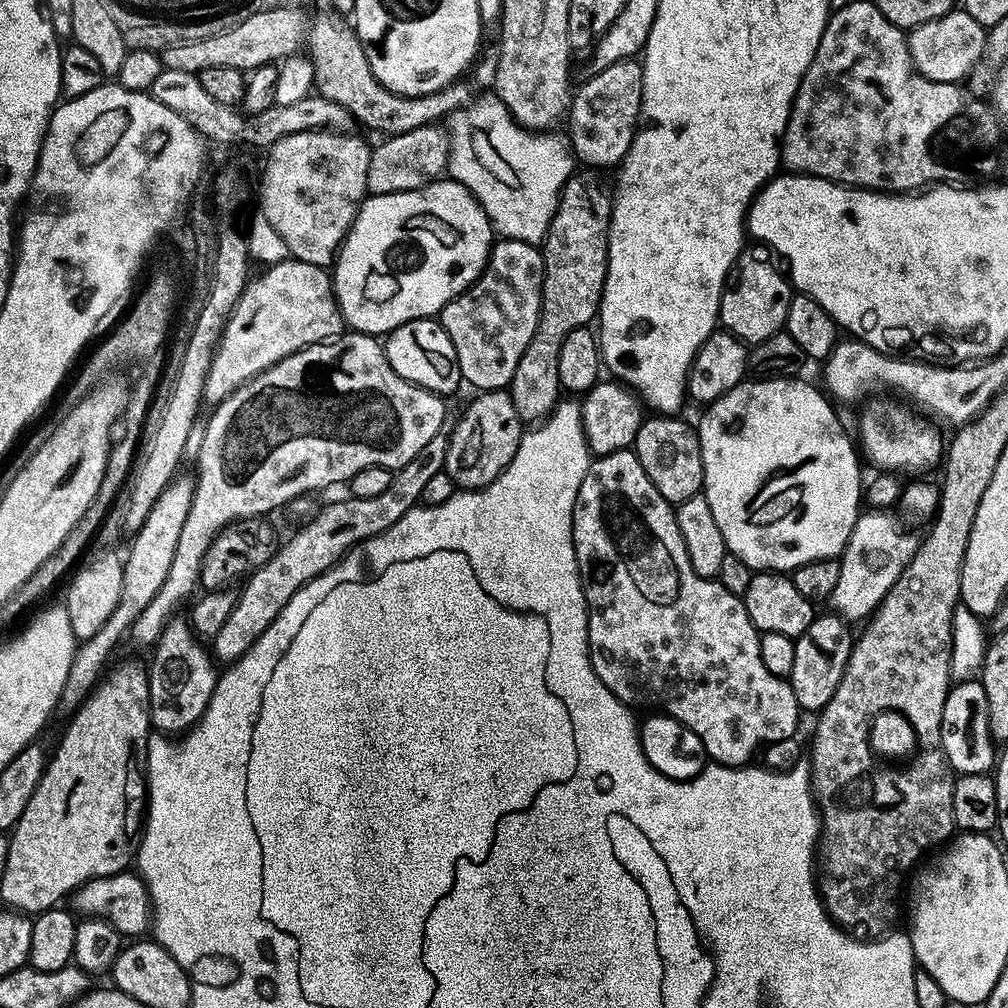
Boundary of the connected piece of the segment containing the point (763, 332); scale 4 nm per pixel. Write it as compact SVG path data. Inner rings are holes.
M742 258L728 276L728 285L722 294L720 324L723 331L744 342L757 346L785 331L790 318L794 289L783 271L771 268L764 260Z

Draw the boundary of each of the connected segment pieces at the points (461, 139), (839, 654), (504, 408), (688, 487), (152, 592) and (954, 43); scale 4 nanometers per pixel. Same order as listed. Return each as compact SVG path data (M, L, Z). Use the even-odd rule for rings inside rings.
M498 98L491 99L477 99L468 109L450 117L451 167L460 171L459 183L467 185L491 206L490 214L494 219L495 231L503 239L539 245L548 235L562 197L572 184L570 182L576 172L578 156L567 139L564 141L562 137L556 136L560 134L541 134L524 128L505 104Z
M837 614L827 615L817 615L816 621L810 626L810 630L806 630L806 634L802 634L795 641L794 674L790 677L790 683L794 690L794 698L798 698L801 709L805 713L814 712L814 714L820 714L826 706L830 706L834 694L838 694L838 686L842 686L842 678L846 678L846 666L850 666L852 645L854 643L854 632L853 636L851 632L853 629L843 617Z
M511 391L486 392L464 412L456 429L448 436L448 453L444 471L455 482L457 489L478 492L489 488L514 462L526 435L526 425L514 407Z
M656 416L647 419L636 439L635 453L642 468L668 502L674 506L689 501L703 491L705 468L702 462L701 440L697 429L682 418Z
M181 475L168 485L168 489L158 498L154 510L150 511L149 520L135 533L132 549L126 552L124 561L124 585L122 598L118 602L118 610L94 634L94 638L83 641L77 647L76 657L70 666L70 678L66 682L63 694L60 695L59 711L74 714L80 705L91 695L93 688L101 681L102 675L109 667L108 659L116 652L116 647L123 642L136 625L136 619L143 614L146 606L158 598L158 590L166 586L166 578L170 578L170 566L174 566L174 554L178 554L178 542L182 539L182 529L186 527L186 518L190 518L190 506L194 506L196 493L195 479L190 475Z
M953 10L907 33L908 49L916 68L926 78L943 84L963 85L984 60L988 33L970 14Z

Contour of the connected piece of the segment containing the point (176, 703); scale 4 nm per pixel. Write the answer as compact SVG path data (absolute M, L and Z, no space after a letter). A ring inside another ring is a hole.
M173 619L157 642L156 657L150 663L148 673L152 727L168 738L183 737L204 719L218 683L213 653L207 647L203 648L205 645L194 633L191 623L180 619Z

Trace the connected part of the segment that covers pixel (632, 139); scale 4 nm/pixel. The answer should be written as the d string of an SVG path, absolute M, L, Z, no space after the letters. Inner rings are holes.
M639 59L623 60L622 62L616 62L614 66L609 68L601 68L595 73L597 76L585 86L584 89L577 91L574 96L574 103L572 111L570 113L570 124L572 120L572 136L574 141L574 148L581 157L584 156L592 164L597 164L600 168L612 168L615 164L623 165L627 161L628 157L632 155L632 147L636 144L636 138L642 131L642 121L644 120L644 65Z

